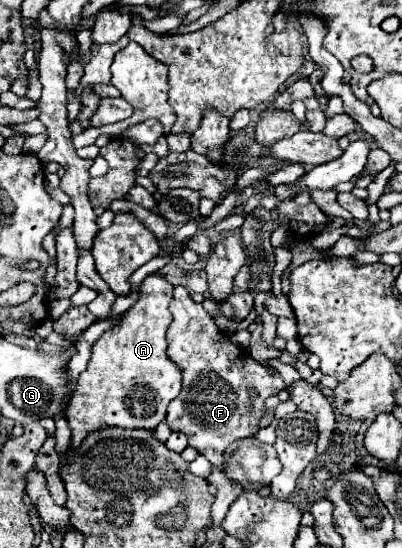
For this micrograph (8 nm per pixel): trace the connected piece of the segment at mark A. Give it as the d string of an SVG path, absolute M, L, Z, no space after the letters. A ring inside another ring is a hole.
M151 273L139 291L133 307L119 315L117 323L107 329L93 345L87 369L79 375L65 417L71 427L71 441L81 443L89 431L107 425L125 429L155 429L165 419L169 403L181 391L179 367L167 359L167 327L171 323L169 303L173 285L163 275Z

